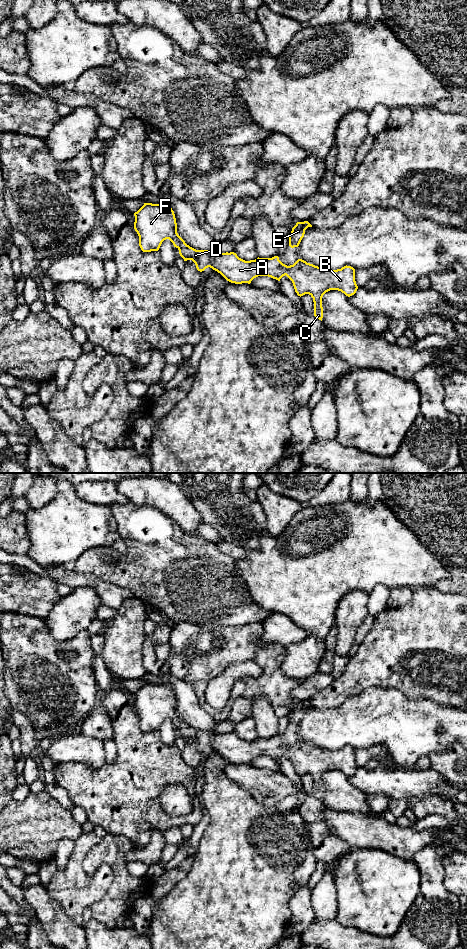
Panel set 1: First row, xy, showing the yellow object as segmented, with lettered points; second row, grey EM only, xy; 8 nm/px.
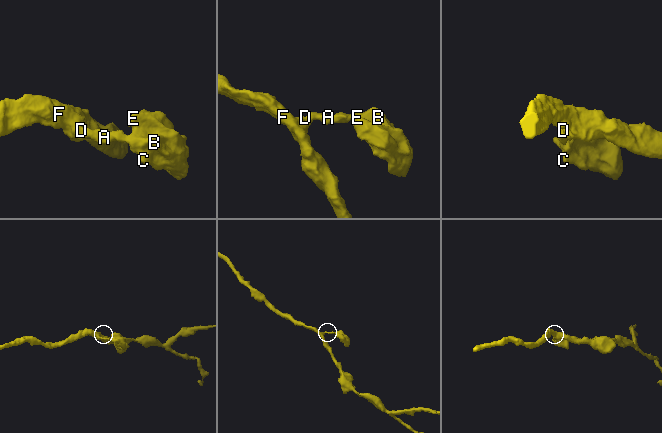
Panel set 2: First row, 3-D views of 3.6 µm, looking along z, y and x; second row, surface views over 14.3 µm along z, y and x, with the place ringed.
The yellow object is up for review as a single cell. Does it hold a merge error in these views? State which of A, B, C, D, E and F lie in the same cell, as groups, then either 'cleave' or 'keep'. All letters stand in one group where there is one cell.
A B C D E F | keep

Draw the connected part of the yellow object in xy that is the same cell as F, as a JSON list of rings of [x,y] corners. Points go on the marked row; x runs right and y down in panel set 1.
[[[144,203],[134,216],[134,229],[143,252],[158,251],[162,242],[169,239],[184,261],[192,260],[198,271],[202,272],[210,267],[235,284],[250,284],[258,276],[268,276],[280,281],[286,275],[292,281],[298,296],[309,294],[313,298],[314,316],[321,321],[322,297],[326,292],[338,290],[350,297],[358,289],[355,269],[347,265],[332,271],[302,259],[287,266],[278,256],[245,261],[234,252],[216,254],[209,250],[196,250],[178,235],[174,211],[165,203]]]

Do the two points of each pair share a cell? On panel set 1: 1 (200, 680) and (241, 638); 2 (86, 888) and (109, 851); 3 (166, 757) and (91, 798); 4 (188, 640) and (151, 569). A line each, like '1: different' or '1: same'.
1: same
2: different
3: same
4: different

